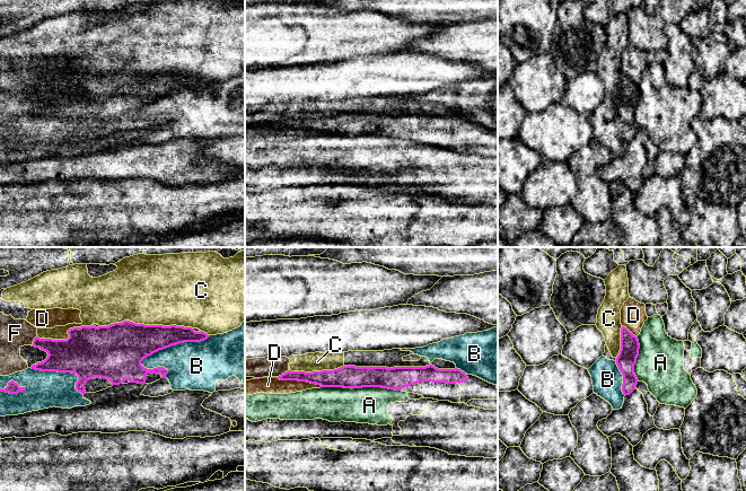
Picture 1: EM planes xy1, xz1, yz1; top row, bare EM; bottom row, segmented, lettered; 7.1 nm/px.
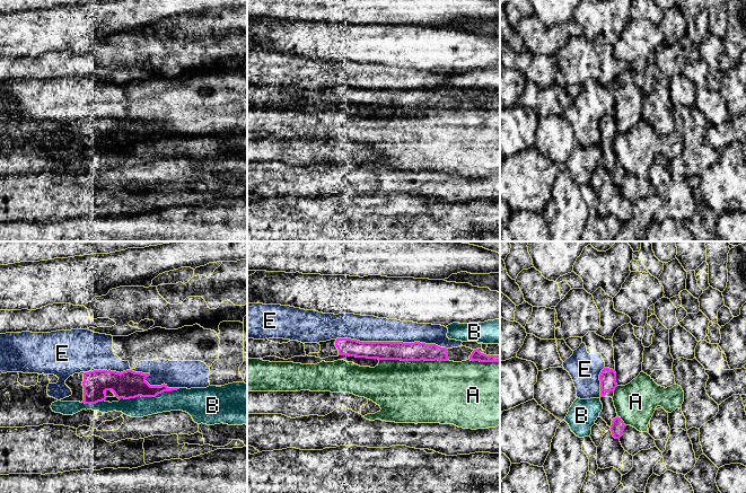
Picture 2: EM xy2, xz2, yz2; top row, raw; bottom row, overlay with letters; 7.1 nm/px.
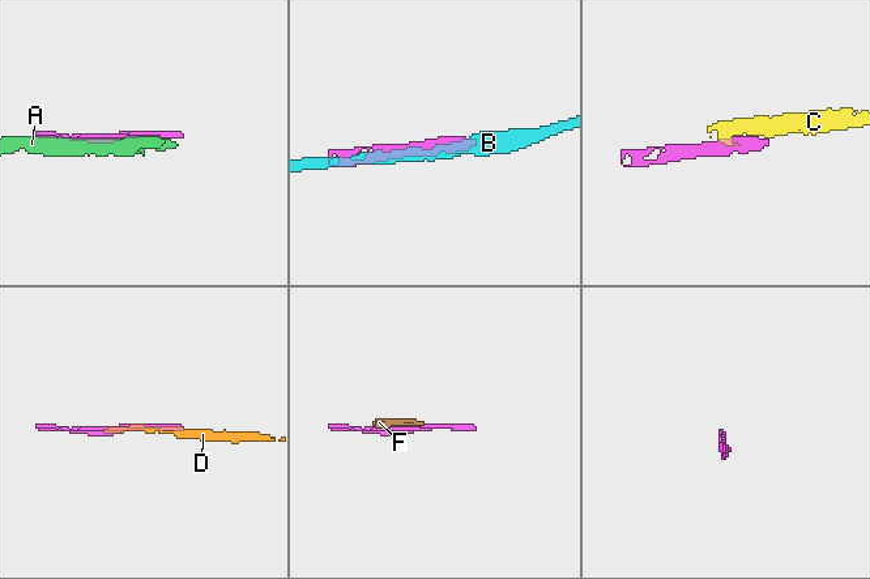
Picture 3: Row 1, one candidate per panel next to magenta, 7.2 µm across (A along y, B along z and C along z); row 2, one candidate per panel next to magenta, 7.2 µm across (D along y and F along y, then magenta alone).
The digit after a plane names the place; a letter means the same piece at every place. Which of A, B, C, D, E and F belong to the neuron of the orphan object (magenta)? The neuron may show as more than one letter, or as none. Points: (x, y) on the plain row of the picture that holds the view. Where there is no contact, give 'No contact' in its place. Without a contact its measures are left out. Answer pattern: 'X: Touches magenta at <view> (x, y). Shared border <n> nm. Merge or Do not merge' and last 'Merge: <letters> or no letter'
A: Touches magenta at xz1 (361, 134). Shared border 550 nm. Do not merge
B: Touches magenta at xy1 (174, 91). Shared border 550 nm. Do not merge
C: Touches magenta at xy1 (147, 72). Shared border 650 nm. Do not merge
D: Touches magenta at xz1 (292, 126). Shared border 420 nm. Do not merge
E: Touches magenta at xz2 (392, 89). Shared border 800 nm. Do not merge
F: Touches magenta at xz1 (284, 120). Shared border 100 nm. Do not merge
Merge: no letter

